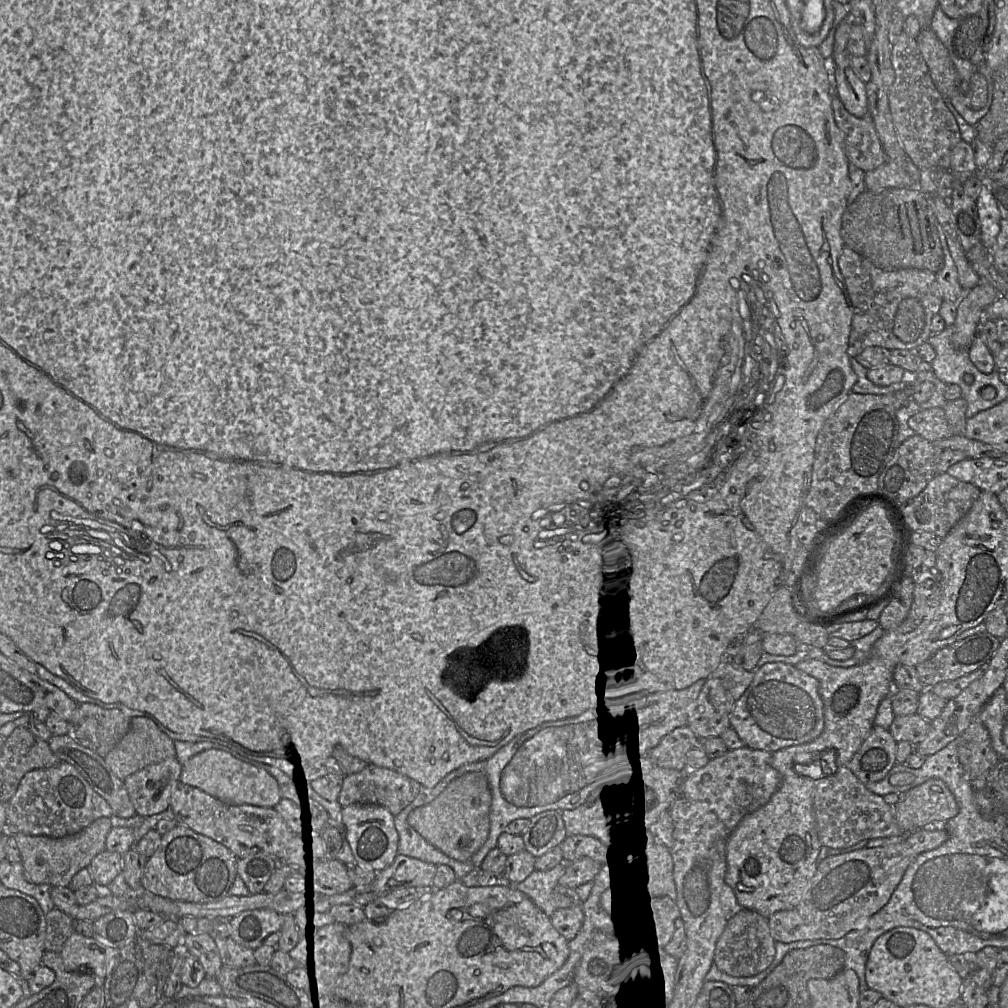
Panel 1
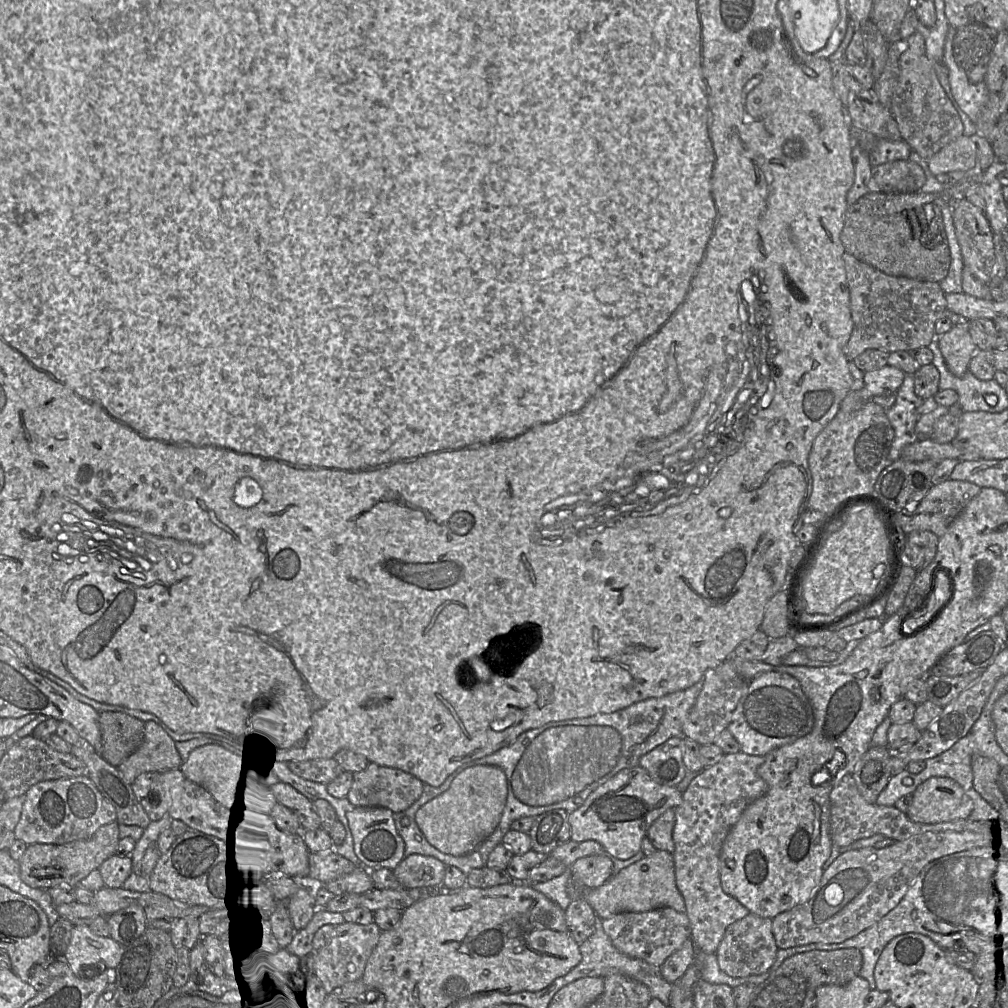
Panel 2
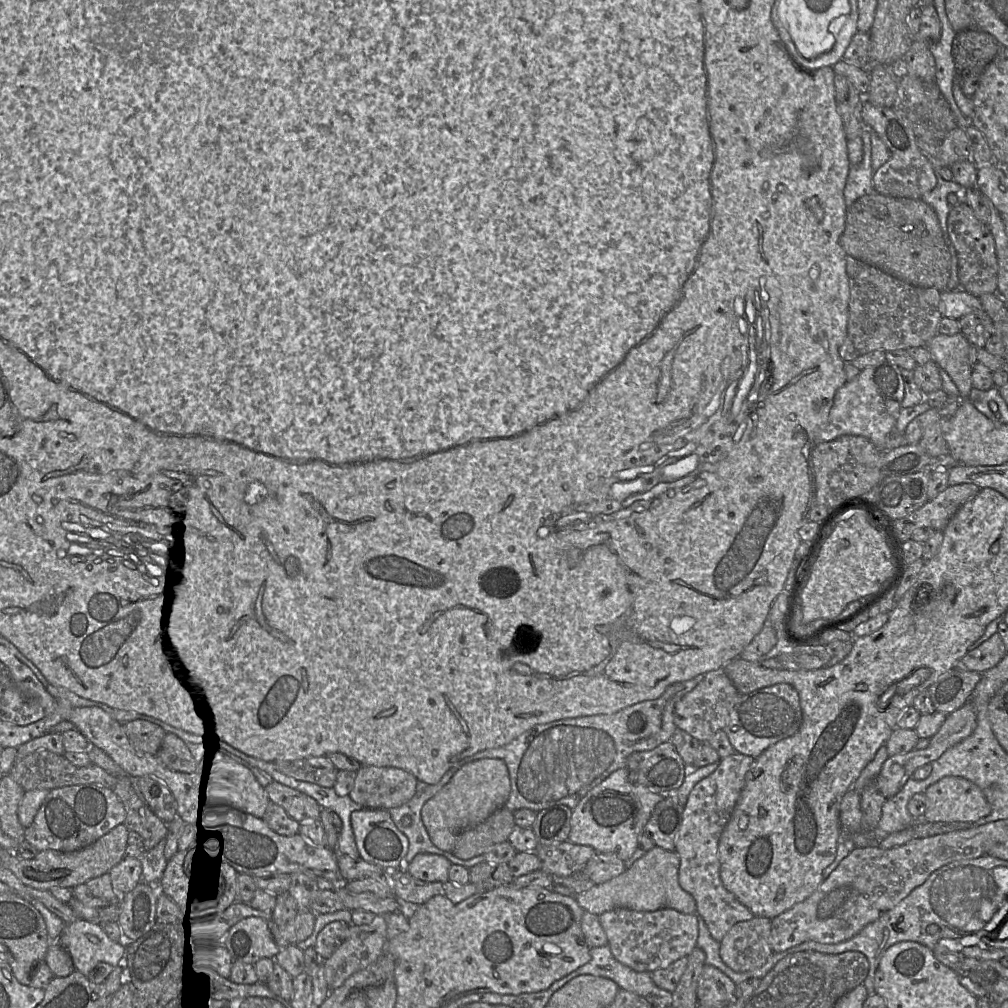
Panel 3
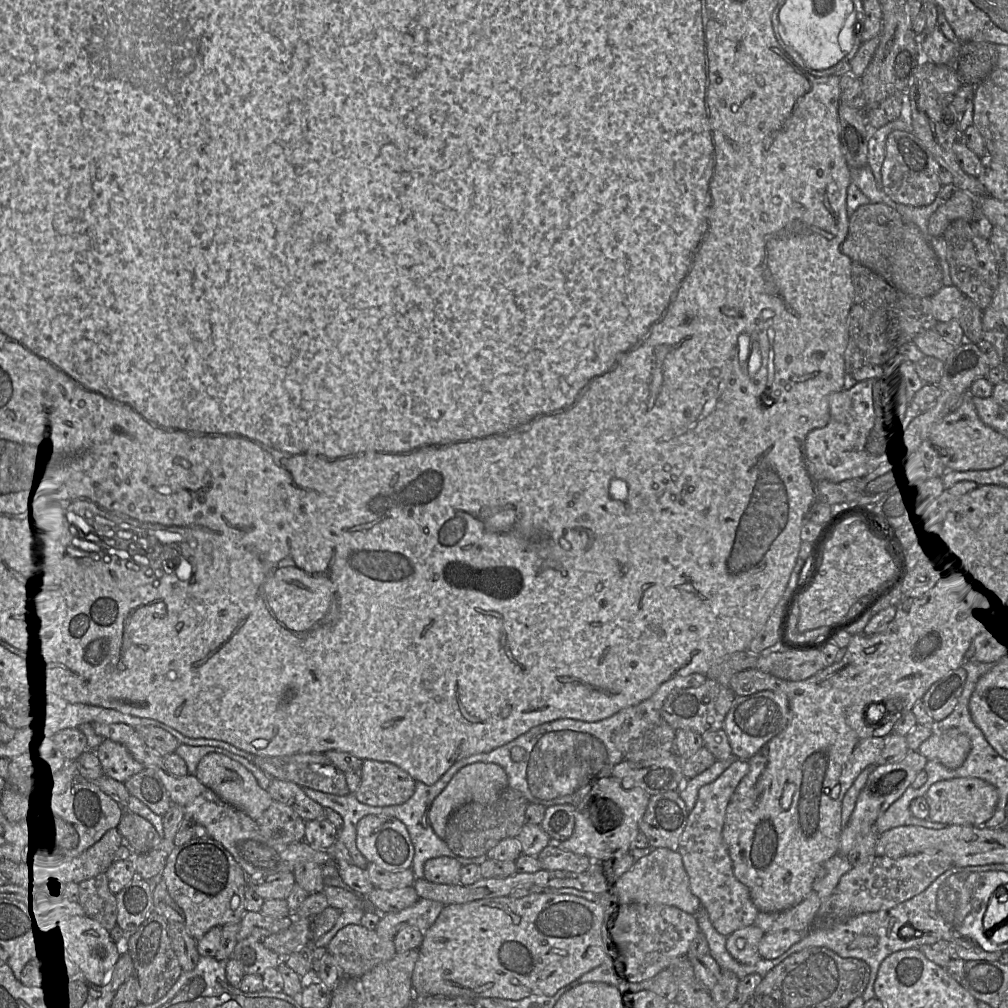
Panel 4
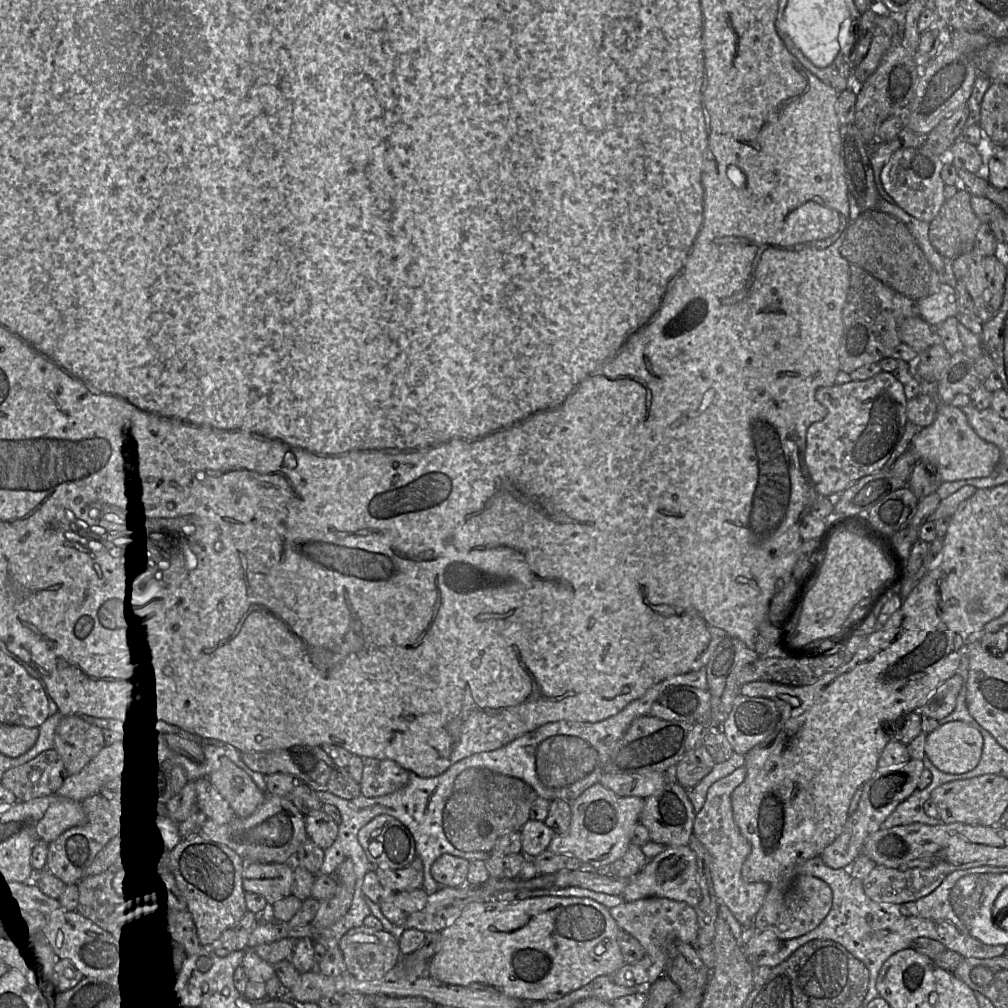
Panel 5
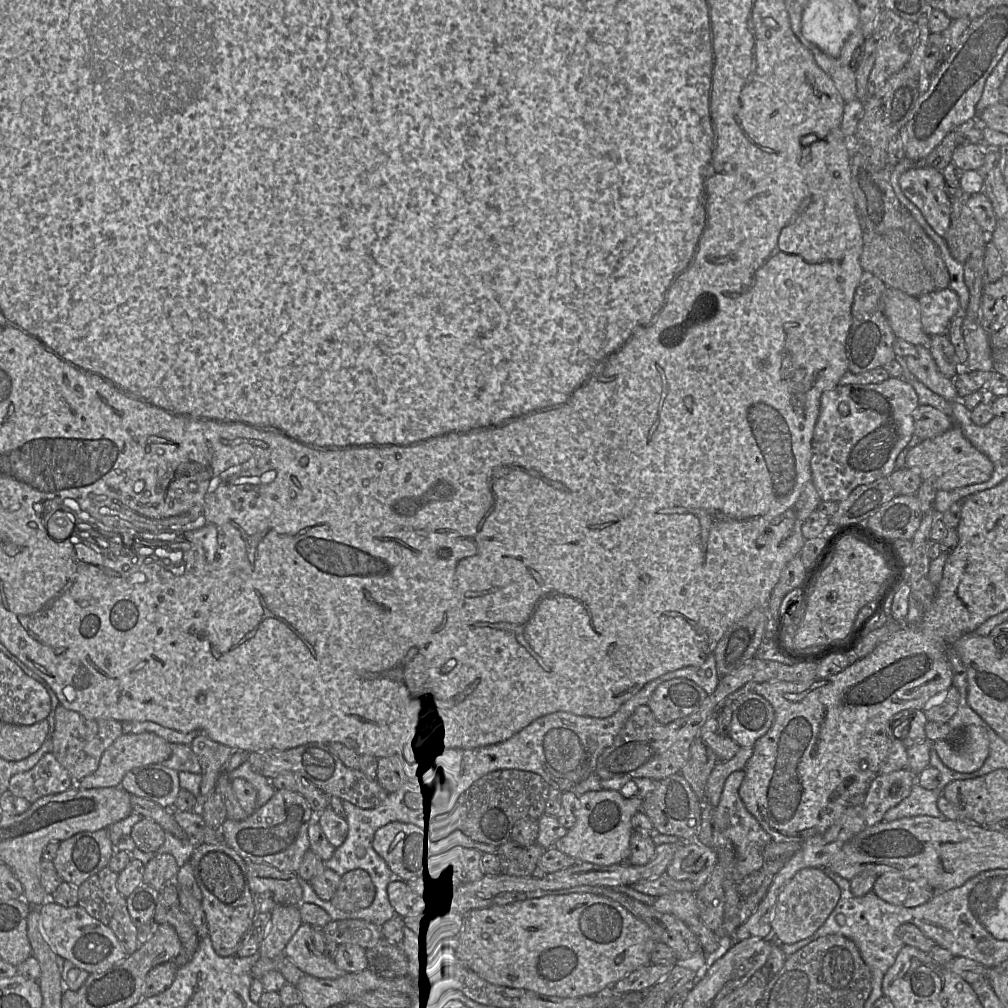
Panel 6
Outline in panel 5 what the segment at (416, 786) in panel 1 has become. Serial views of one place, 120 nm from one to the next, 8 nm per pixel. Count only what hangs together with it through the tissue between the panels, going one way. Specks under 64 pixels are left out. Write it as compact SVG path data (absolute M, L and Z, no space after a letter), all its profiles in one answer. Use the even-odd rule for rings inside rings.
M363 758L363 773L360 783L365 797L380 797L391 794L409 781L410 772L390 759Z

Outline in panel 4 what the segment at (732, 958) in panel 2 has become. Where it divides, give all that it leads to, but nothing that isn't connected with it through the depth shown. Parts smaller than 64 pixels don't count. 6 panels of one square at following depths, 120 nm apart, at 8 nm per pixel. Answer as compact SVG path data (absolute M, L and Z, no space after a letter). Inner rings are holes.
M754 924L741 928L727 937L726 948L737 962L754 965L762 959L758 947L764 935L765 932Z

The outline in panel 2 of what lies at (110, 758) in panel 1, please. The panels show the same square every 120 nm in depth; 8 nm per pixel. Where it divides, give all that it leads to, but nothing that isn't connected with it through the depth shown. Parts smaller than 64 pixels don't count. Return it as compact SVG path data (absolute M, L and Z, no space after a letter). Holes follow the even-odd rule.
M146 721L141 745L118 766L118 770L132 785L143 773L180 769L182 763L175 741L159 724Z

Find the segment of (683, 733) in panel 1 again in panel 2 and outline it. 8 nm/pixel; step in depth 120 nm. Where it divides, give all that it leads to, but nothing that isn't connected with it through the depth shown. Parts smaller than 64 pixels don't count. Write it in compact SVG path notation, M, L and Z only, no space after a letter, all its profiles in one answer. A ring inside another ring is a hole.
M673 737L641 757L639 766L657 783L677 787L687 774L682 757L684 737Z

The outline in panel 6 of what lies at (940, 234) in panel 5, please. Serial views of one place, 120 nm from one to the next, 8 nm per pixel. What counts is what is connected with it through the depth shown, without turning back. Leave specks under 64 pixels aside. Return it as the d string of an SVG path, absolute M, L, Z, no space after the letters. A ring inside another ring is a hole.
M964 199L951 201L951 223L944 240L952 257L964 263L975 250L985 247L988 235L976 222Z

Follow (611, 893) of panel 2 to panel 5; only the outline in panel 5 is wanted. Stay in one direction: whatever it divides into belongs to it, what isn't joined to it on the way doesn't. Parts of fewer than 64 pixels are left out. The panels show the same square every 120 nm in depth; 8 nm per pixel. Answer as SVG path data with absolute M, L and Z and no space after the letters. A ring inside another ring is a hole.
M687 845L666 847L657 856L648 860L644 868L630 878L620 896L624 902L633 902L648 897L668 898L685 902L695 908L701 900L701 894L698 883L697 856Z

